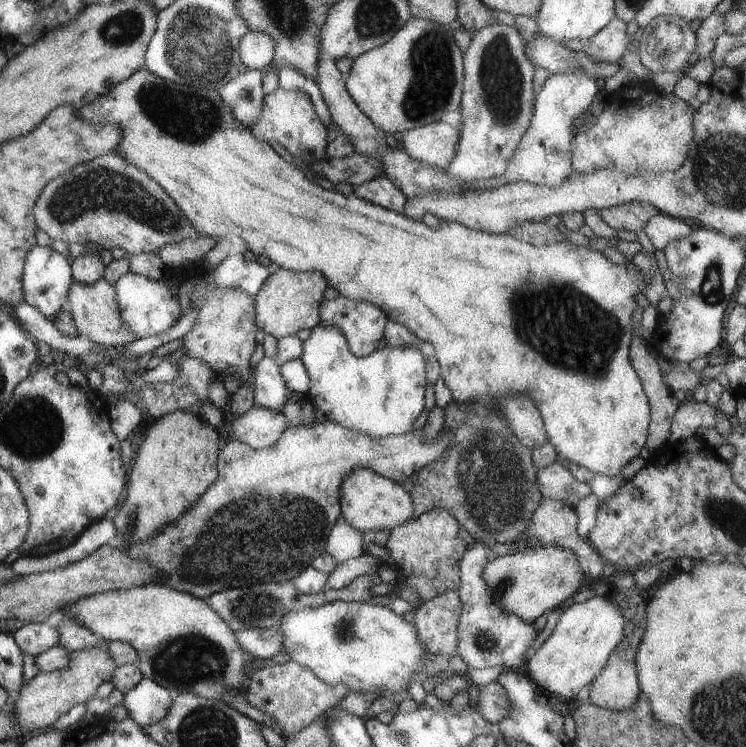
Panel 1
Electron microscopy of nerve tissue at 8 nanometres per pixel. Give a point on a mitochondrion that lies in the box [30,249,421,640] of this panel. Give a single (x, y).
(192, 571)

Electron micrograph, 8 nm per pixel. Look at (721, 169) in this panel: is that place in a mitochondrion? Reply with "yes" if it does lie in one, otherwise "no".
yes

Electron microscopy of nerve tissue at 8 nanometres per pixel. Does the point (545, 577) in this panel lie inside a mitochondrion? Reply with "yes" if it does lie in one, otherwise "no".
no

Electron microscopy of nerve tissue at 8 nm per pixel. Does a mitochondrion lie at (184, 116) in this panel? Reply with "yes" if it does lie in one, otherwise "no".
yes

